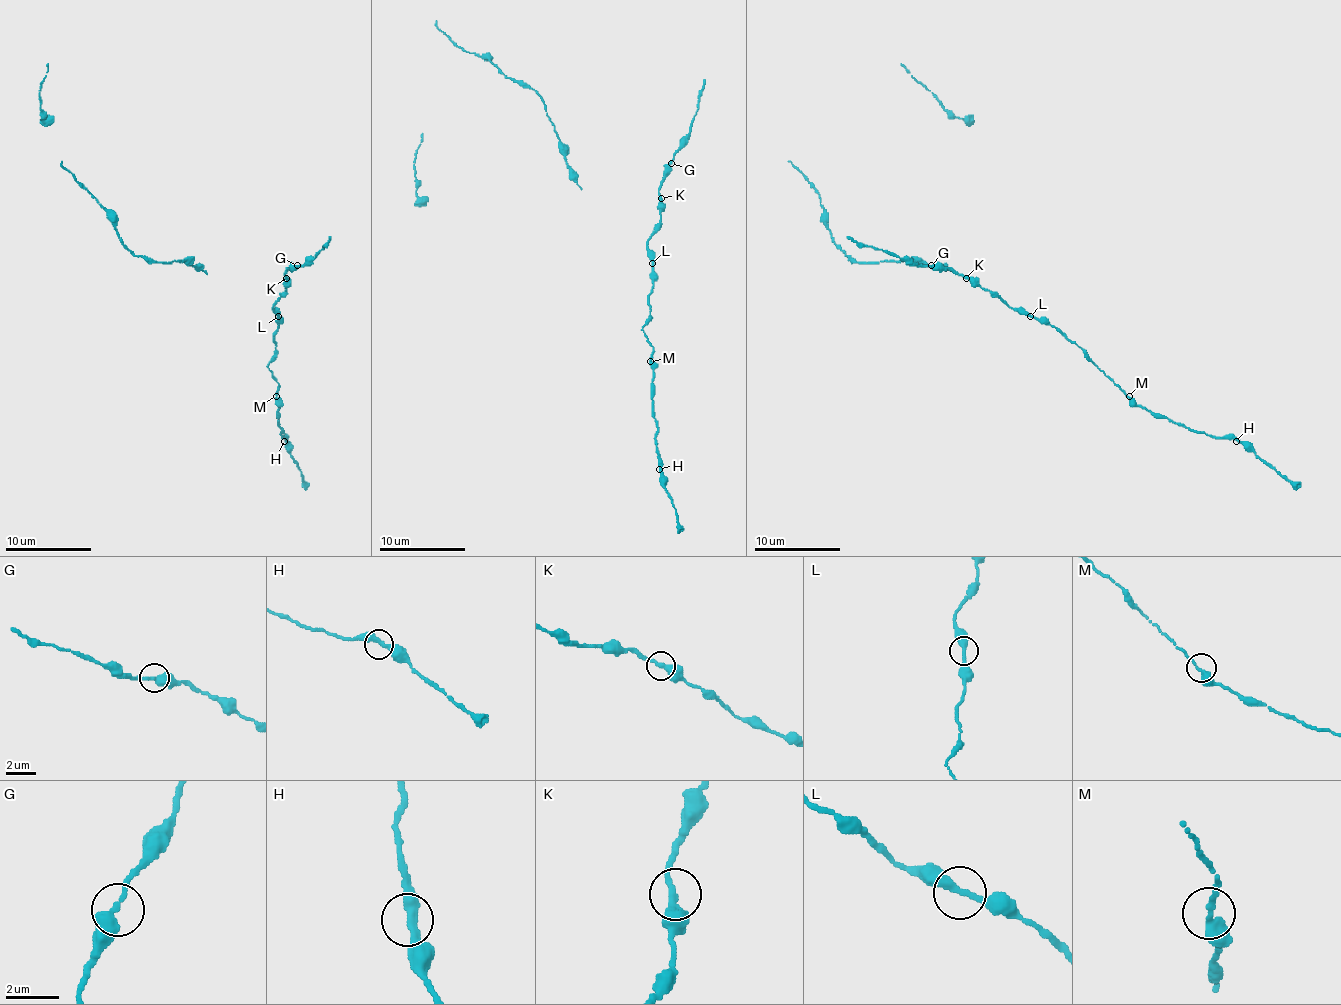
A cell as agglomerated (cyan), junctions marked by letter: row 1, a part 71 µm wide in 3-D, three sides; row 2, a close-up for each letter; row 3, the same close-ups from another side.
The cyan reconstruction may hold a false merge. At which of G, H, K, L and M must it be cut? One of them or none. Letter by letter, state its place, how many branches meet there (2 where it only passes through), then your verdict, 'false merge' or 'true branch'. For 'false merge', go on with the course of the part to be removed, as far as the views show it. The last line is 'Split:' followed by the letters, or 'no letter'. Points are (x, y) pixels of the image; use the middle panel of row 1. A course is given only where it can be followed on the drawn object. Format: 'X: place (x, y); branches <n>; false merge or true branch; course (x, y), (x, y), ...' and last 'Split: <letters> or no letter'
G: place (671, 163); branches 2; true branch
H: place (659, 469); branches 2; true branch
K: place (661, 198); branches 2; true branch
L: place (652, 263); branches 2; true branch
M: place (650, 361); branches 2; true branch
Split: no letter

